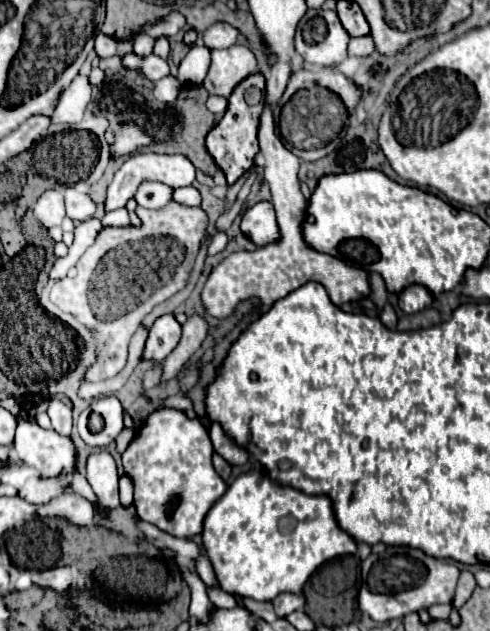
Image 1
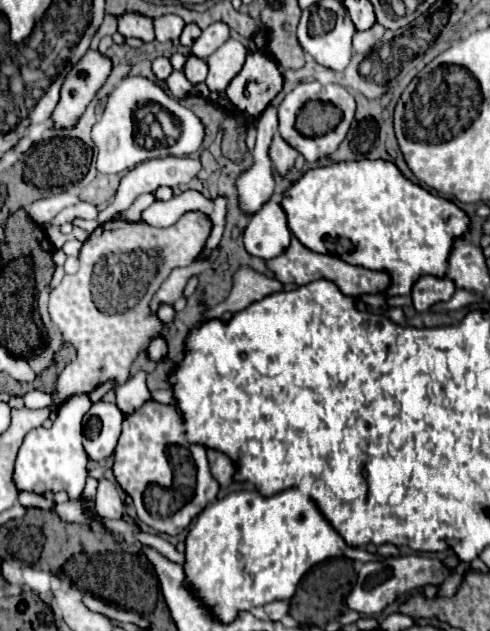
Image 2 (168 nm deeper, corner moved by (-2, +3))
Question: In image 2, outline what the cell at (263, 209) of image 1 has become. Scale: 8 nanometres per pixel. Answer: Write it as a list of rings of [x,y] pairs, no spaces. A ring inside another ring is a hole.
[[[268,202],[256,216],[250,216],[250,222],[244,232],[244,246],[248,254],[262,260],[272,260],[280,256],[290,246],[290,228],[286,224],[284,210],[278,202]]]

